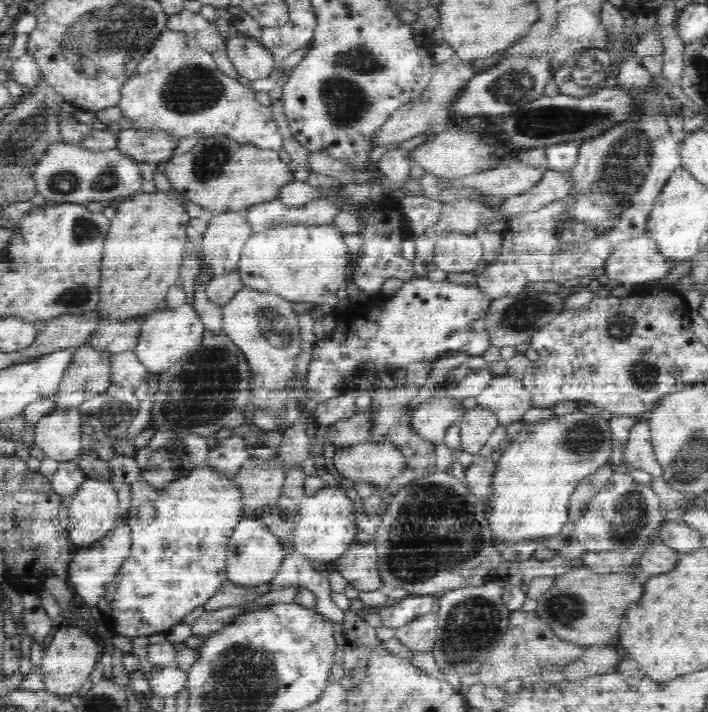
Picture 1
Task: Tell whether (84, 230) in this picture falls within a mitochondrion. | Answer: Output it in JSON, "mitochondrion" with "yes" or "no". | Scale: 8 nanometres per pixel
{"mitochondrion":"yes"}

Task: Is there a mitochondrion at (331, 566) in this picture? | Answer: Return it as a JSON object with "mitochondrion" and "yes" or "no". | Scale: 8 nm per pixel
{"mitochondrion":"no"}

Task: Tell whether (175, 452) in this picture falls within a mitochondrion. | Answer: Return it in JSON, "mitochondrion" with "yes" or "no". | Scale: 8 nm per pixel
{"mitochondrion":"yes"}

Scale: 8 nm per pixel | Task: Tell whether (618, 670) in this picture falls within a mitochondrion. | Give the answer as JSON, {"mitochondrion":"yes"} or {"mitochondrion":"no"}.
{"mitochondrion":"no"}

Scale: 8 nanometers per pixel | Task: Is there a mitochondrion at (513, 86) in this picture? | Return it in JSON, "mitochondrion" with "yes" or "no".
{"mitochondrion":"yes"}

